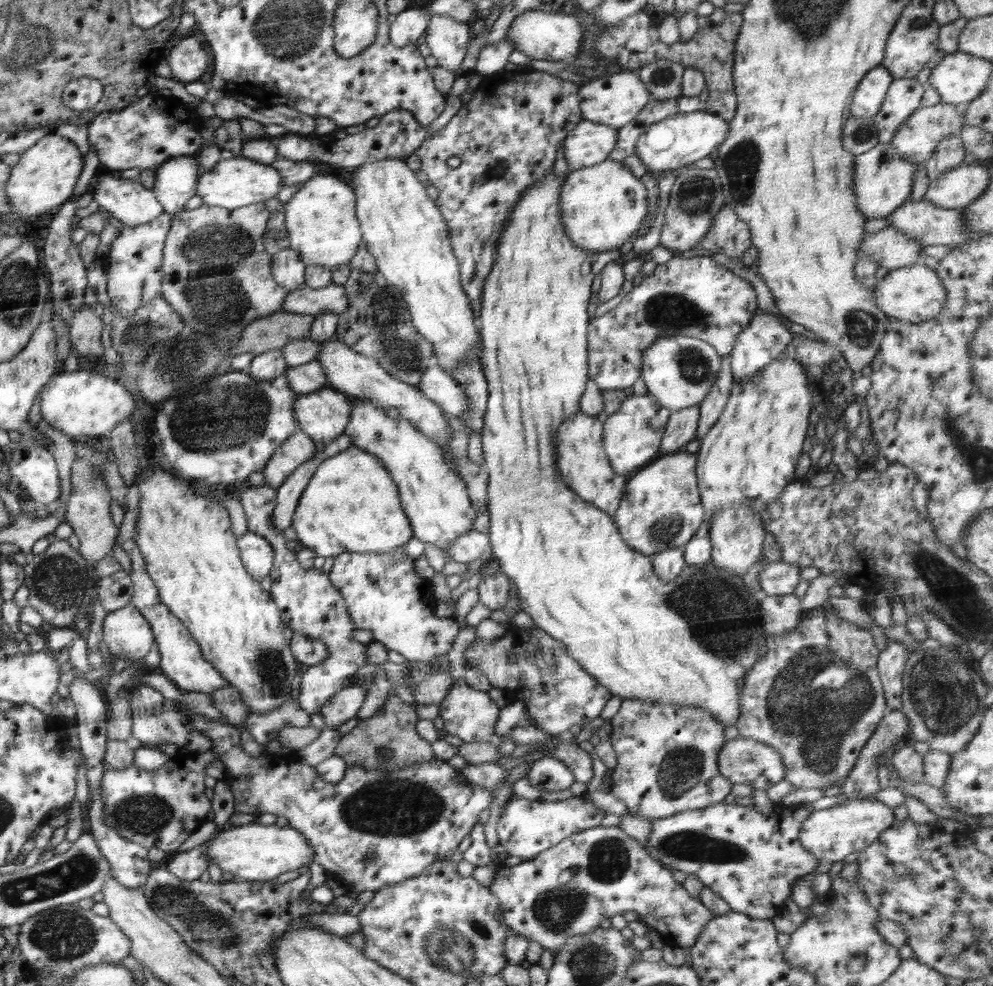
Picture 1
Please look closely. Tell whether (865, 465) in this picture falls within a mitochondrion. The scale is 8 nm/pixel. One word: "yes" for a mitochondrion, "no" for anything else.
no

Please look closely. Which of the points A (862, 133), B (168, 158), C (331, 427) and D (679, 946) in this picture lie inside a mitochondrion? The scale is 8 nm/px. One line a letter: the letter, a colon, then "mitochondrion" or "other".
A: mitochondrion
B: other
C: other
D: other

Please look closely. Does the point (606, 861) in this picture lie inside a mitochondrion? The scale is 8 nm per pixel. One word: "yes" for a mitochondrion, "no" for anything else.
yes

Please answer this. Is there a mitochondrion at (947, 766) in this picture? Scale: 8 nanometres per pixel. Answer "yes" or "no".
no

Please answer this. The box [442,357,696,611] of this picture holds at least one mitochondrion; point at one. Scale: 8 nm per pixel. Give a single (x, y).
(665, 531)

